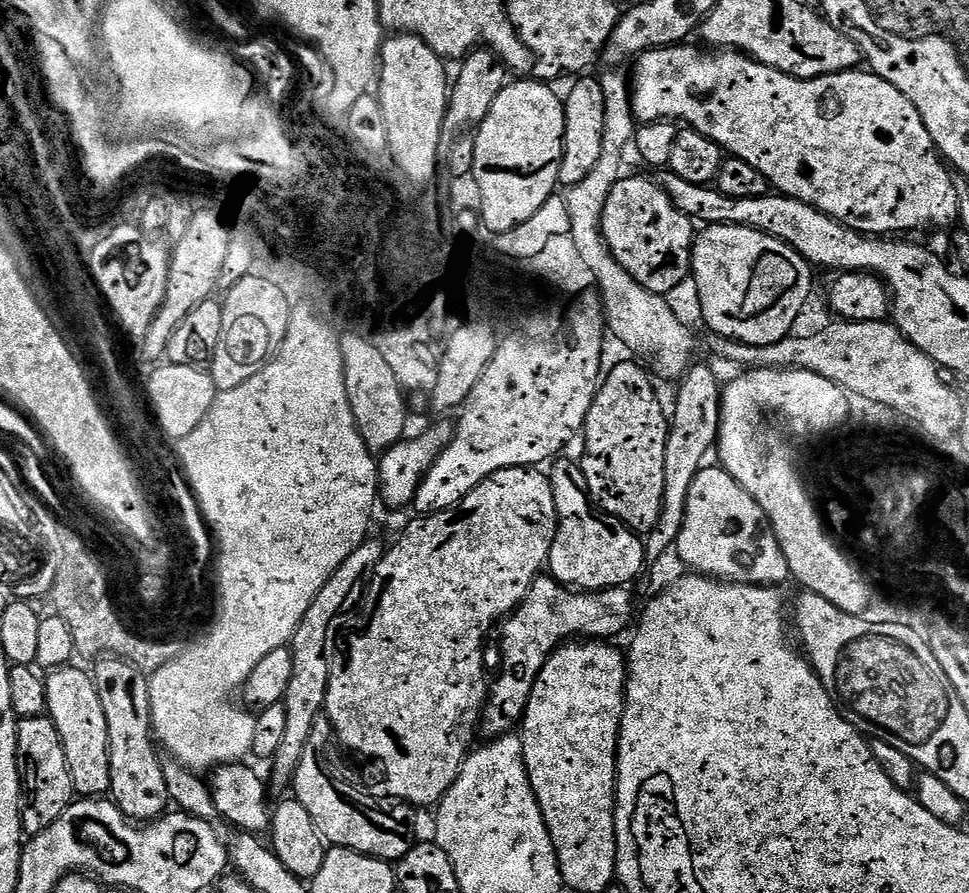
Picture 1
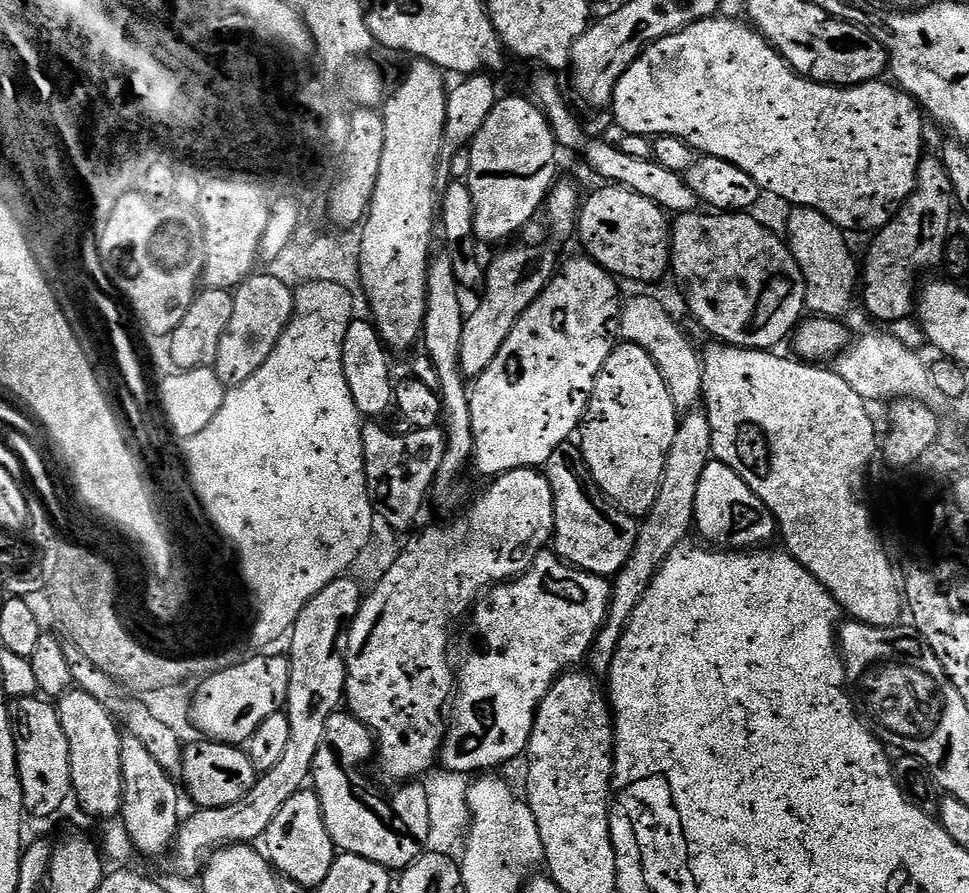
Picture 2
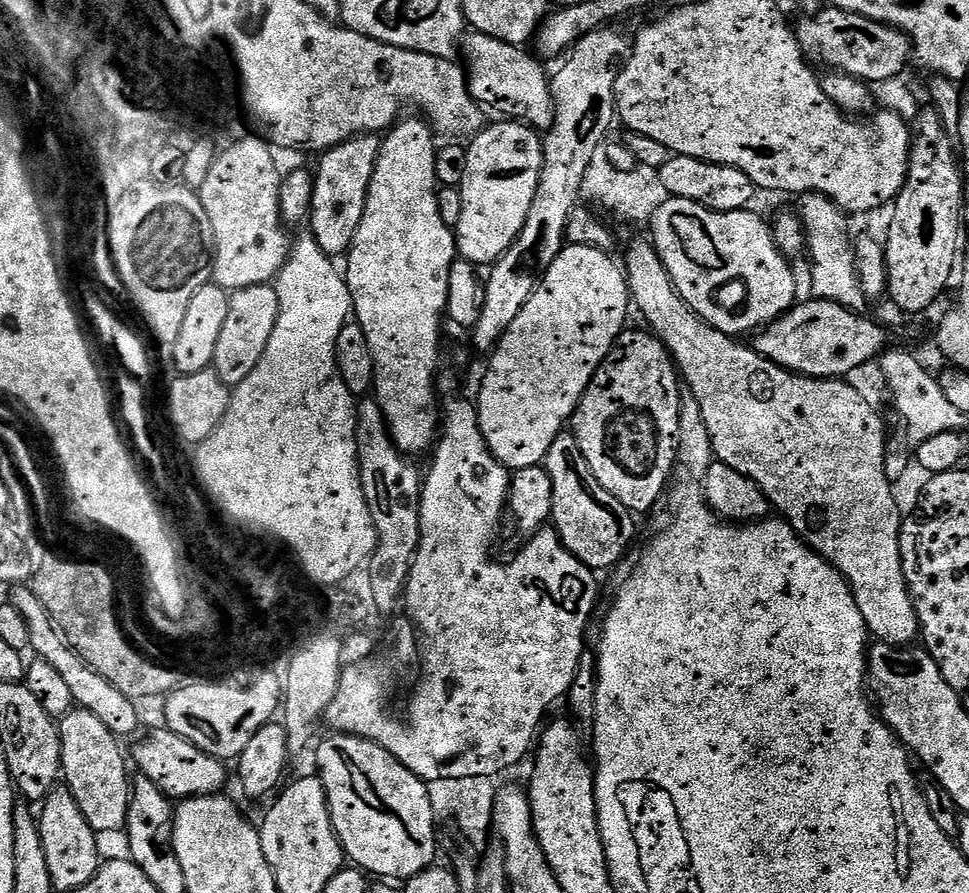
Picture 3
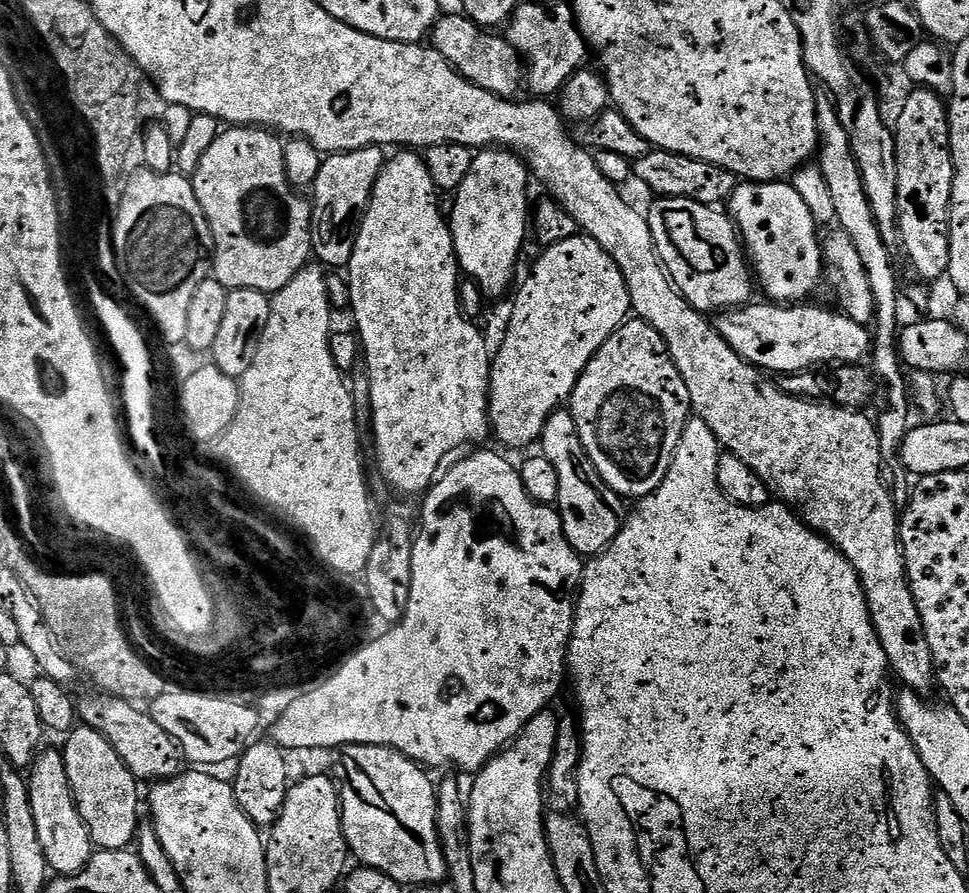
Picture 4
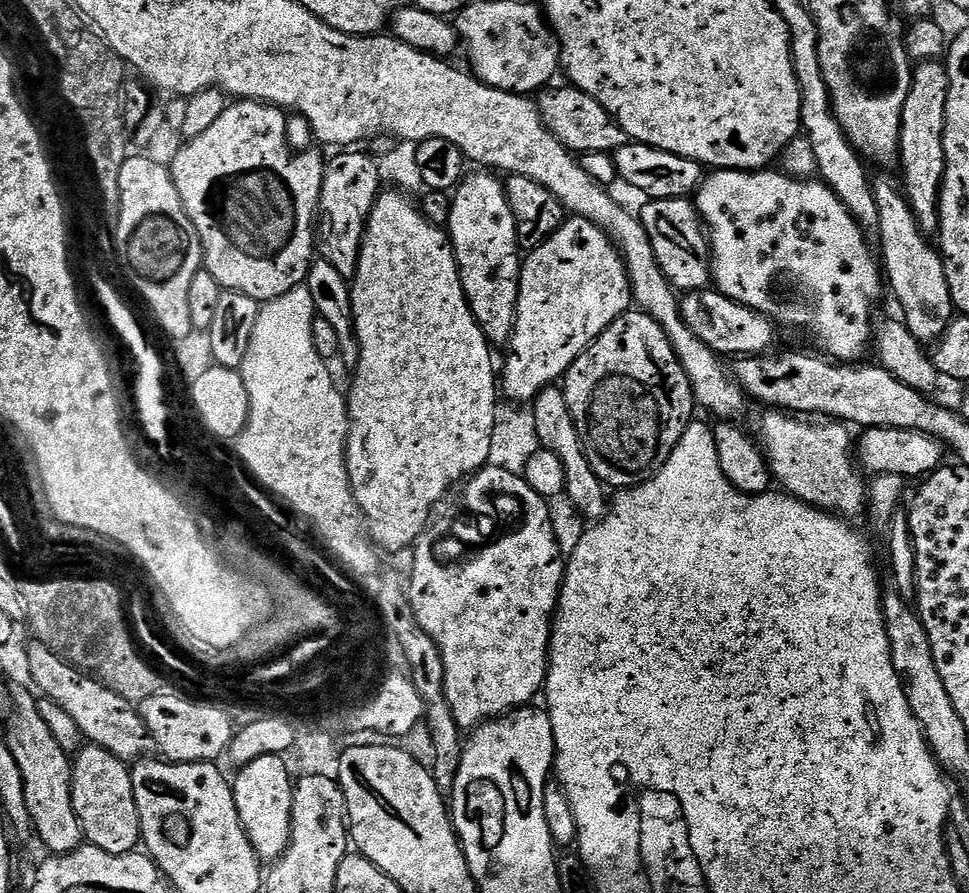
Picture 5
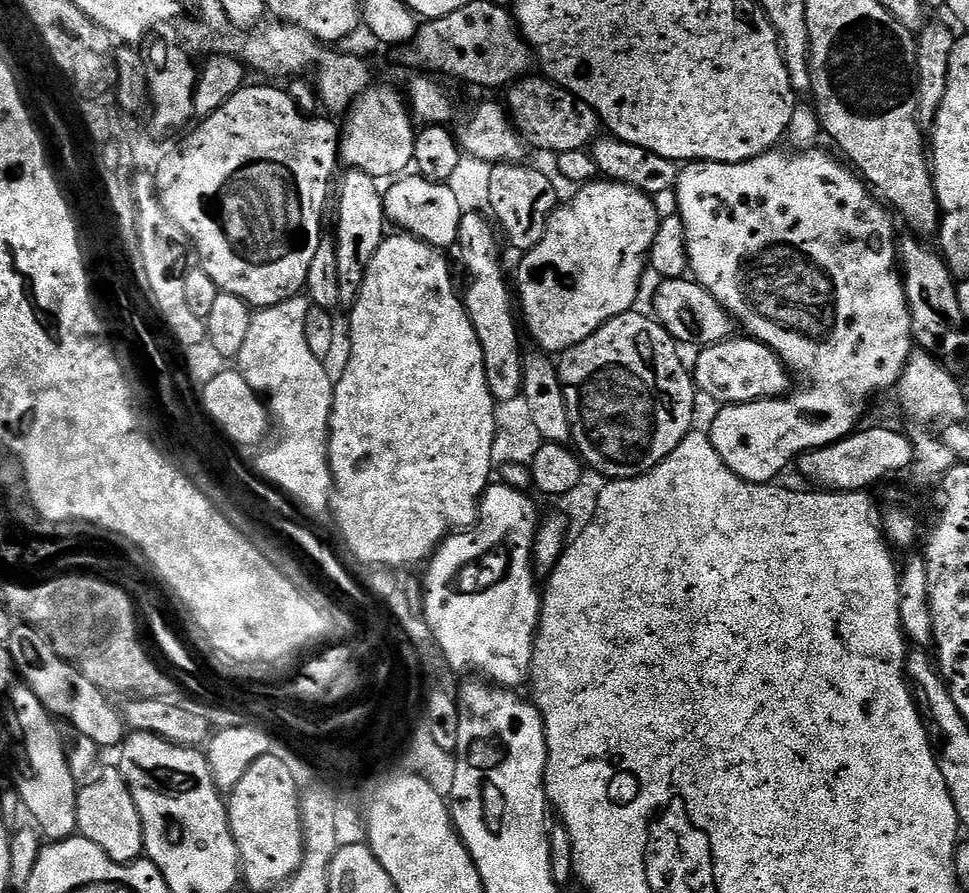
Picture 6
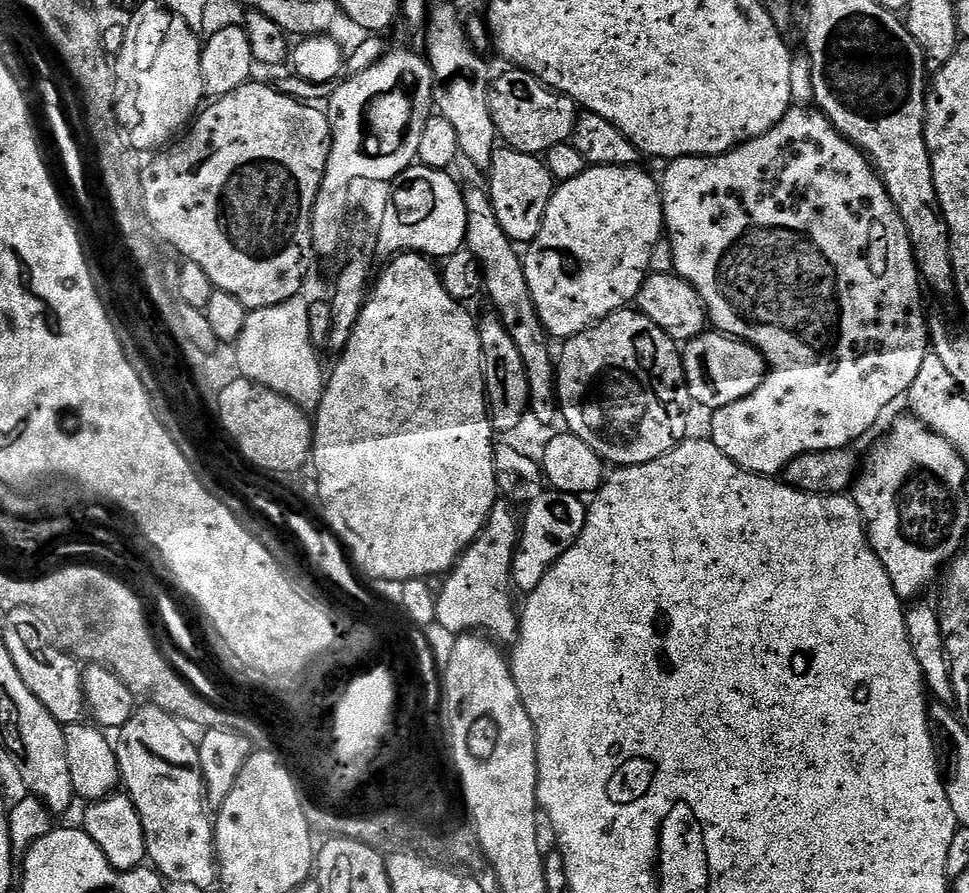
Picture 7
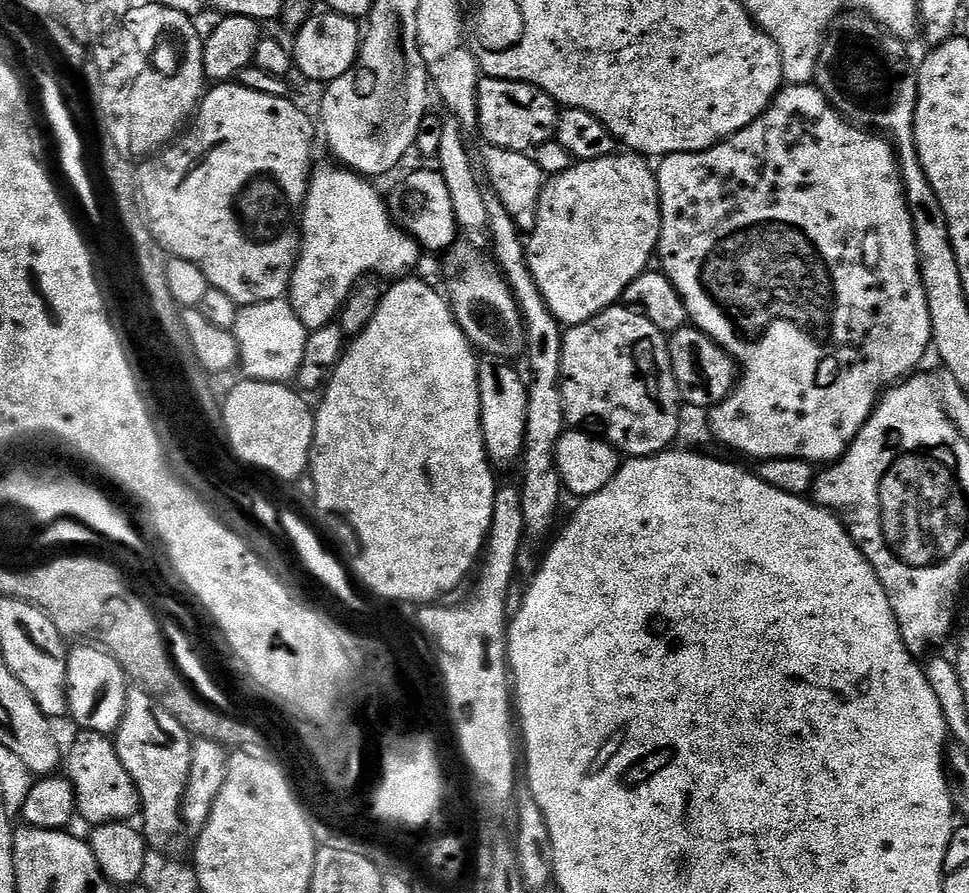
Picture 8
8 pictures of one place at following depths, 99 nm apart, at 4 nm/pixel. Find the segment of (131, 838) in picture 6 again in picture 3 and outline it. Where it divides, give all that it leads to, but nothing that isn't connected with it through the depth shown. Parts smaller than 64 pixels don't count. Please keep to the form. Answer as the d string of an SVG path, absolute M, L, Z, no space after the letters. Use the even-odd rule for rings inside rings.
M75 707L59 721L60 766L63 783L70 790L78 810L97 834L120 832L126 822L126 814L132 797L132 785L126 752L120 749L121 741L100 719L94 718L84 708Z

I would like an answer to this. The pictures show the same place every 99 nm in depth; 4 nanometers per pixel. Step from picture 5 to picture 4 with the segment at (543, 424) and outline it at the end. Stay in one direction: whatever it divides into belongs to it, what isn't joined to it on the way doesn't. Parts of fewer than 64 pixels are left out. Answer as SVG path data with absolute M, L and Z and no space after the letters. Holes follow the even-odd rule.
M557 410L546 418L538 441L539 451L558 473L558 494L555 507L562 518L562 526L572 549L584 558L597 556L614 542L626 519L625 501L598 474L594 462L578 438L578 426L571 411Z

